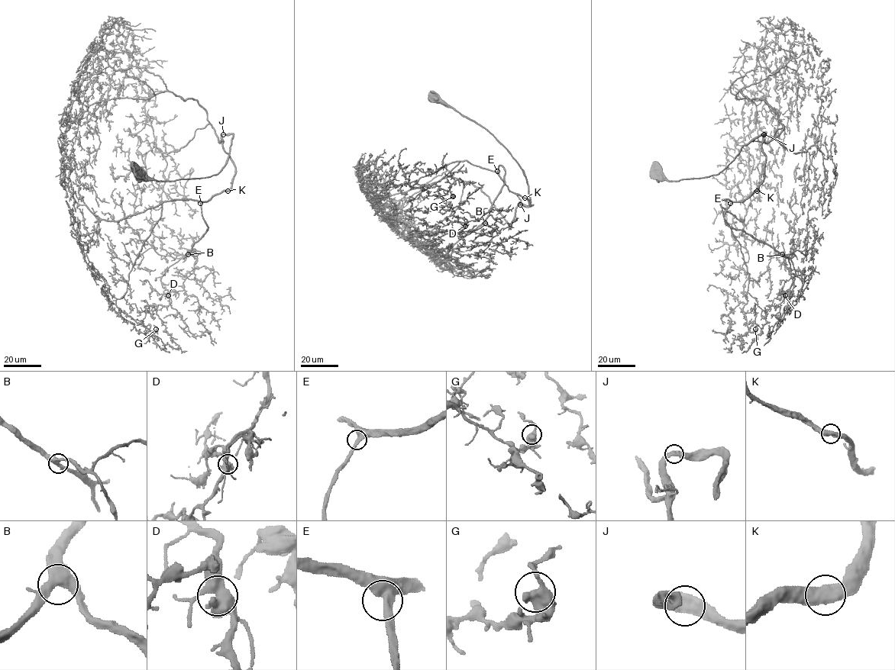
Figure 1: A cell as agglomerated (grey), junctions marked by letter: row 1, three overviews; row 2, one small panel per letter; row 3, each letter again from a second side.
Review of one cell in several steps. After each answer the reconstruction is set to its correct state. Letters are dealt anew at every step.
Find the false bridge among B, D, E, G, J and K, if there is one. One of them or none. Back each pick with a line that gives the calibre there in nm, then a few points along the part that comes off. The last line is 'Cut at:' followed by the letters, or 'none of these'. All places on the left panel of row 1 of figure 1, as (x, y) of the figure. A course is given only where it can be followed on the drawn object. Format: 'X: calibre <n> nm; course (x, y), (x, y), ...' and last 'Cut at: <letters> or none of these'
Cut at: none of these

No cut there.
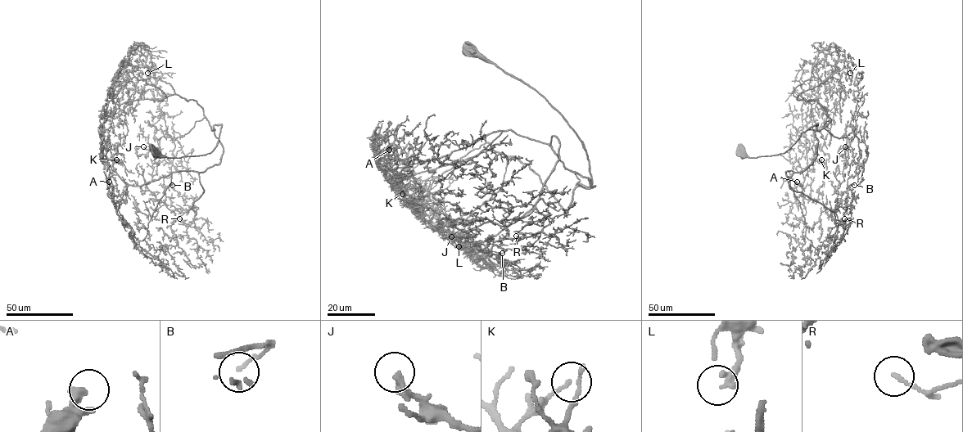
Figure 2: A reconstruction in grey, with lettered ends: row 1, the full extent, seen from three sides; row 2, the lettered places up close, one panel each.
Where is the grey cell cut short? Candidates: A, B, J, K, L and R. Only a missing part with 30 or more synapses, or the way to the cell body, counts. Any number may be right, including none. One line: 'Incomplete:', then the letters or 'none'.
Incomplete: none

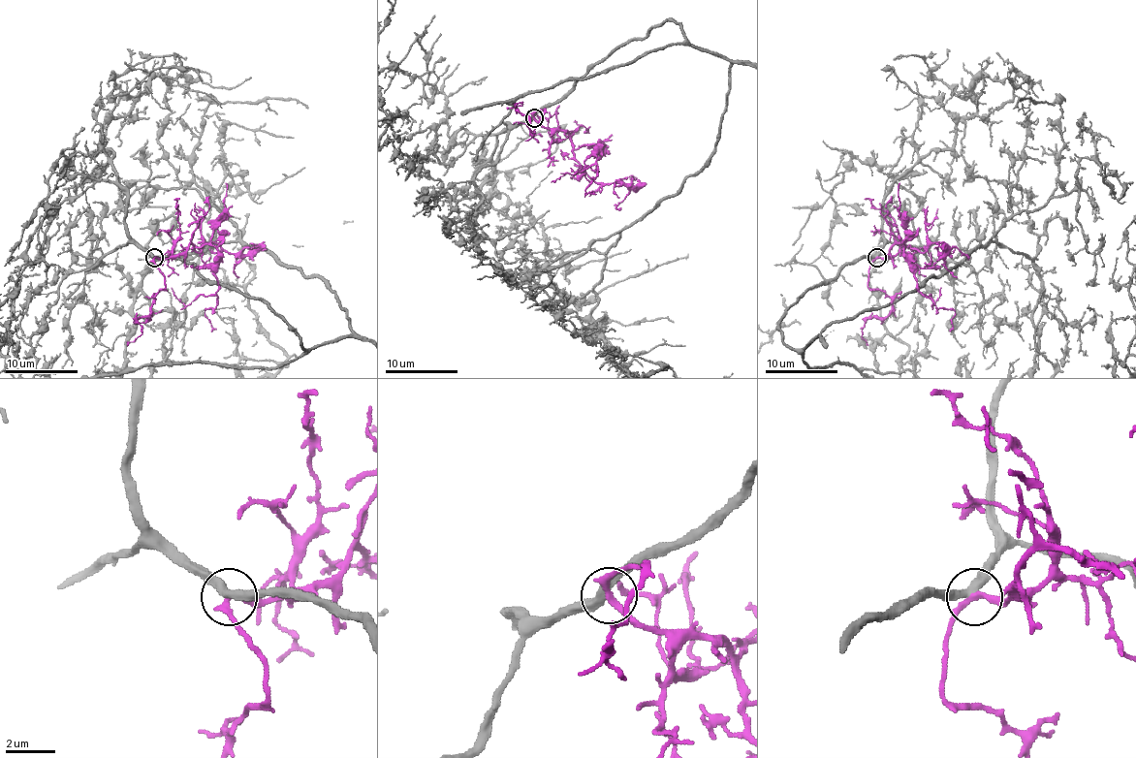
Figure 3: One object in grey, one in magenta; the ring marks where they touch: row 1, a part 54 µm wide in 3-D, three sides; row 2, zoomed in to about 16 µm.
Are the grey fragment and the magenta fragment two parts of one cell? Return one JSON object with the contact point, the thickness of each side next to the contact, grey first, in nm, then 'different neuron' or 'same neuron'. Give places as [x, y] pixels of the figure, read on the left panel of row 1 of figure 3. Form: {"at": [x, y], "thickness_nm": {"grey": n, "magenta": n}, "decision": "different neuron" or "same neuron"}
{"at": [154, 258], "thickness_nm": {"grey": 360, "magenta": 240}, "decision": "different neuron"}

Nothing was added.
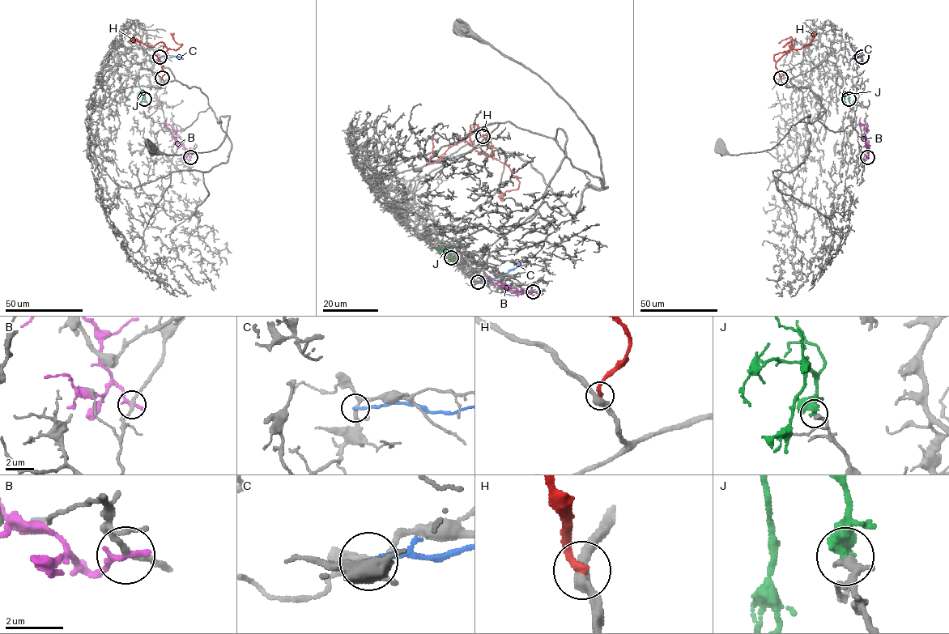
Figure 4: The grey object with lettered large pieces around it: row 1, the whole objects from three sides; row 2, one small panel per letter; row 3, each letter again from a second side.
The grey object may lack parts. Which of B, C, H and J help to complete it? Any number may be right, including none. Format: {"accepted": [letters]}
{"accepted": ["J"]}

